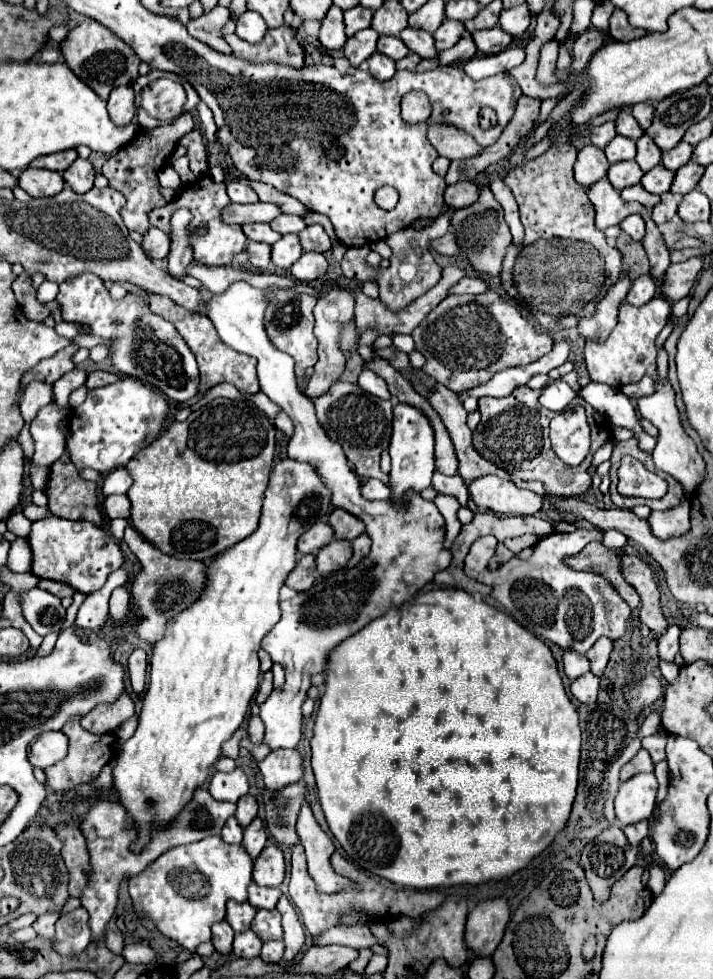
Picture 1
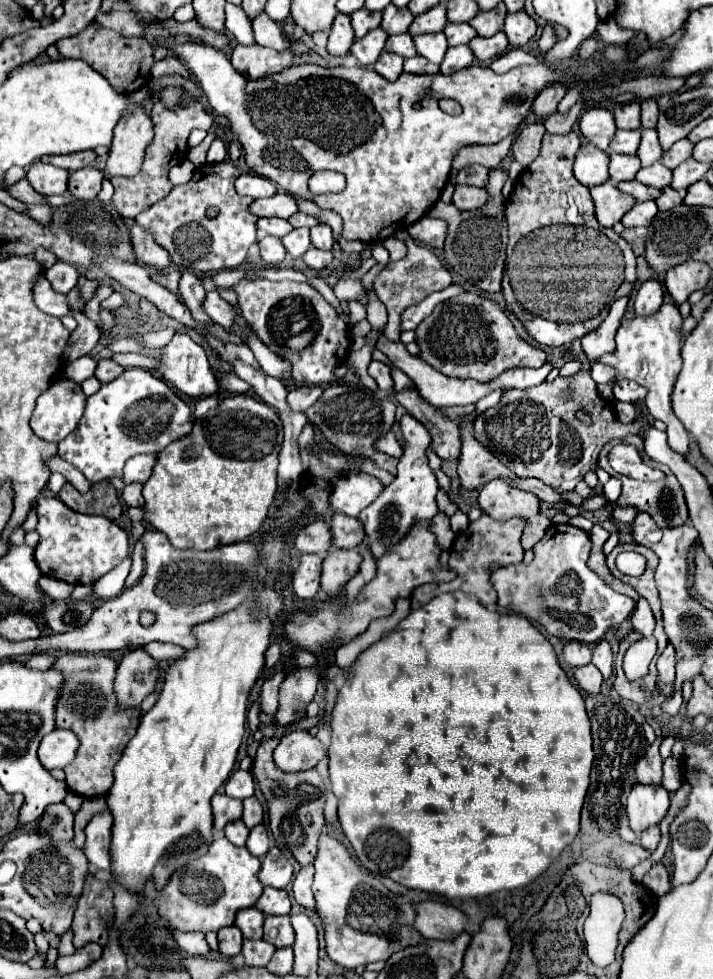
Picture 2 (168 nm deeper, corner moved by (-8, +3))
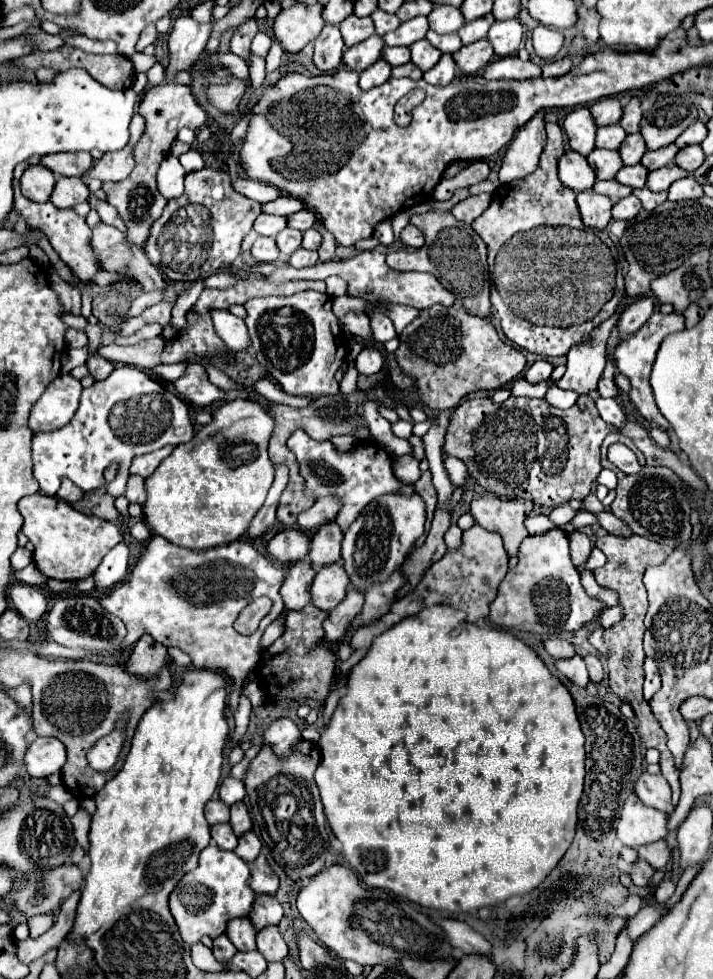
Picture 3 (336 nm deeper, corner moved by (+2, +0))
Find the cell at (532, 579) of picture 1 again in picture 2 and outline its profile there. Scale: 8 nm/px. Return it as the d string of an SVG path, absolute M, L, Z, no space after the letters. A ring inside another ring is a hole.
M551 524L547 528L545 536L533 546L535 558L531 564L521 562L521 564L499 568L493 572L491 582L499 594L499 606L521 614L521 616L529 618L531 622L539 622L551 636L557 636L563 640L579 640L585 644L597 642L597 638L601 638L609 628L617 626L629 618L629 614L635 606L635 600L631 600L629 596L617 594L593 570L587 568L589 550L591 550L591 542L589 542L587 532L583 532L571 524Z

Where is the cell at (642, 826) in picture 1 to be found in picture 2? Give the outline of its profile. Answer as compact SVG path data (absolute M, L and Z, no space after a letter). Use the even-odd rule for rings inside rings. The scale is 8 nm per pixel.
M651 826L651 830L645 830L645 832L639 836L639 844L641 844L645 850L649 850L649 852L655 852L659 840L661 840L661 830L659 830L659 826Z

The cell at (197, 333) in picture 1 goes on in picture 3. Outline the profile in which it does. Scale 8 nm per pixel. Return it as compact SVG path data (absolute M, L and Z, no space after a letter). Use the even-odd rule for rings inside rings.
M13 181L13 189L15 189L15 201L13 201L13 209L27 221L29 227L41 229L47 237L49 243L53 245L53 249L57 251L57 255L81 277L81 279L91 279L95 273L101 271L101 265L97 265L97 255L93 249L89 249L89 225L83 217L79 217L77 213L73 213L71 209L57 209L53 203L35 203L29 201L27 197L21 195L19 191L19 183Z

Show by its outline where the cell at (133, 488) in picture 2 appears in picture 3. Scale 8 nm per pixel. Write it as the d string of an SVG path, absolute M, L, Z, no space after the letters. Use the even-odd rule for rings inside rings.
M137 475L129 477L125 497L127 497L129 503L139 503L139 505L145 503L147 497L145 497L145 489L143 489L143 477L137 477Z

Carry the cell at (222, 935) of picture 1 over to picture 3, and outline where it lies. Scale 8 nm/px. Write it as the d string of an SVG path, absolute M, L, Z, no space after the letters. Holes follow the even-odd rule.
M221 935L221 937L213 939L213 953L215 953L215 959L217 961L229 963L231 957L237 953L237 949L231 945L231 941L229 941L227 935Z

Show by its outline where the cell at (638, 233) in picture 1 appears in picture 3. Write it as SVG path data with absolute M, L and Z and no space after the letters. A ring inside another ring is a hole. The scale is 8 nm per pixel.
M629 195L625 199L619 199L613 205L613 219L615 221L631 221L639 211L641 211L641 201L637 201L637 197Z

